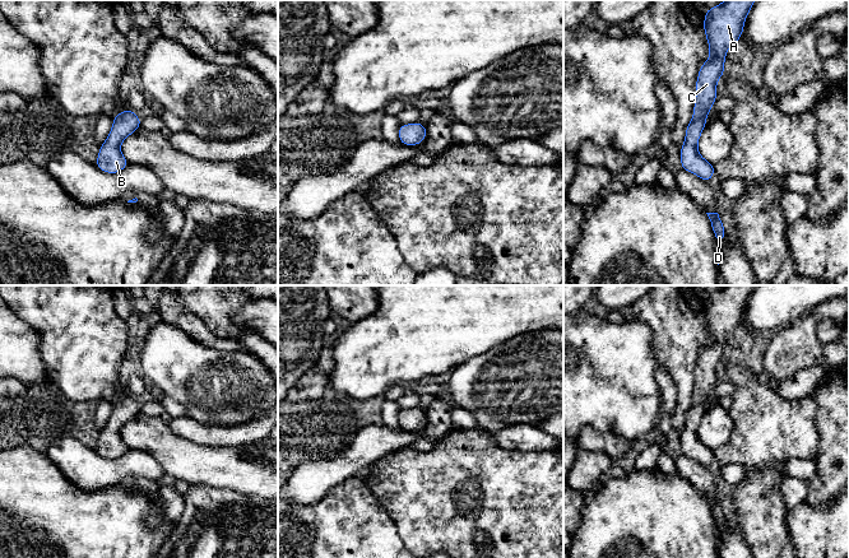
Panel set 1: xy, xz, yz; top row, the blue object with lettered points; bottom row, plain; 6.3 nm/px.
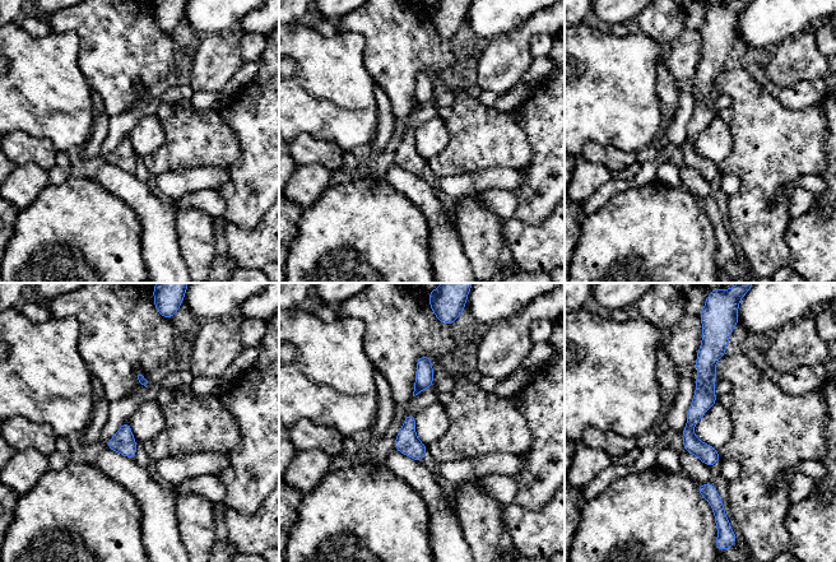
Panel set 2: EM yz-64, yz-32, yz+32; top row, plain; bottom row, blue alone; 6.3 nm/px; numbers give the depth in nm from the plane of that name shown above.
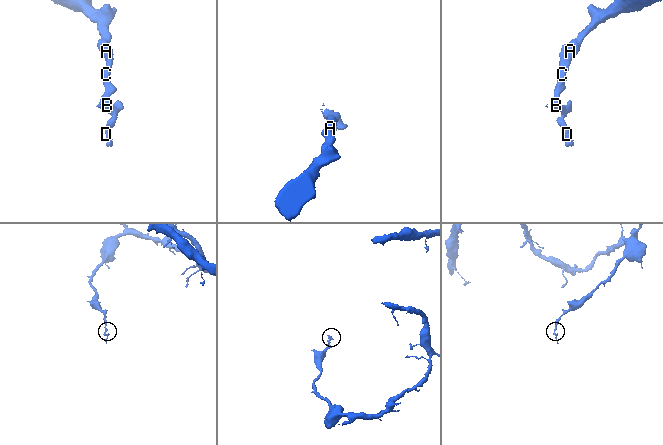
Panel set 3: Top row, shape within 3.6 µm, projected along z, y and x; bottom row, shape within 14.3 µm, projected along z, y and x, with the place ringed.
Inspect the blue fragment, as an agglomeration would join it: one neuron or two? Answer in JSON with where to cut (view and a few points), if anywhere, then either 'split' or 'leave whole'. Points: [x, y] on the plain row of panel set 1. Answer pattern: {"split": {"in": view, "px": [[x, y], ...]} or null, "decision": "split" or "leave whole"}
{"split": null, "decision": "leave whole"}

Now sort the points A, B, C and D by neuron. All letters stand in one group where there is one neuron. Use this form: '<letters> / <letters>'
A B C D

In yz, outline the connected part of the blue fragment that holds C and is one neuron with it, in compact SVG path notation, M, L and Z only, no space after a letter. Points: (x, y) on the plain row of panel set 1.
M725 285L705 297L704 316L709 327L710 343L700 353L696 366L693 401L686 413L681 433L681 452L705 468L715 460L714 450L697 437L697 428L706 411L705 404L716 386L716 367L724 361L727 336L743 320L744 304L756 285Z

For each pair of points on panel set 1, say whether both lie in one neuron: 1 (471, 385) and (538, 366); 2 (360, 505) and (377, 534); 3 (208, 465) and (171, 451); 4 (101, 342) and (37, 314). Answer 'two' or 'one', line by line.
1: one
2: one
3: one
4: one

